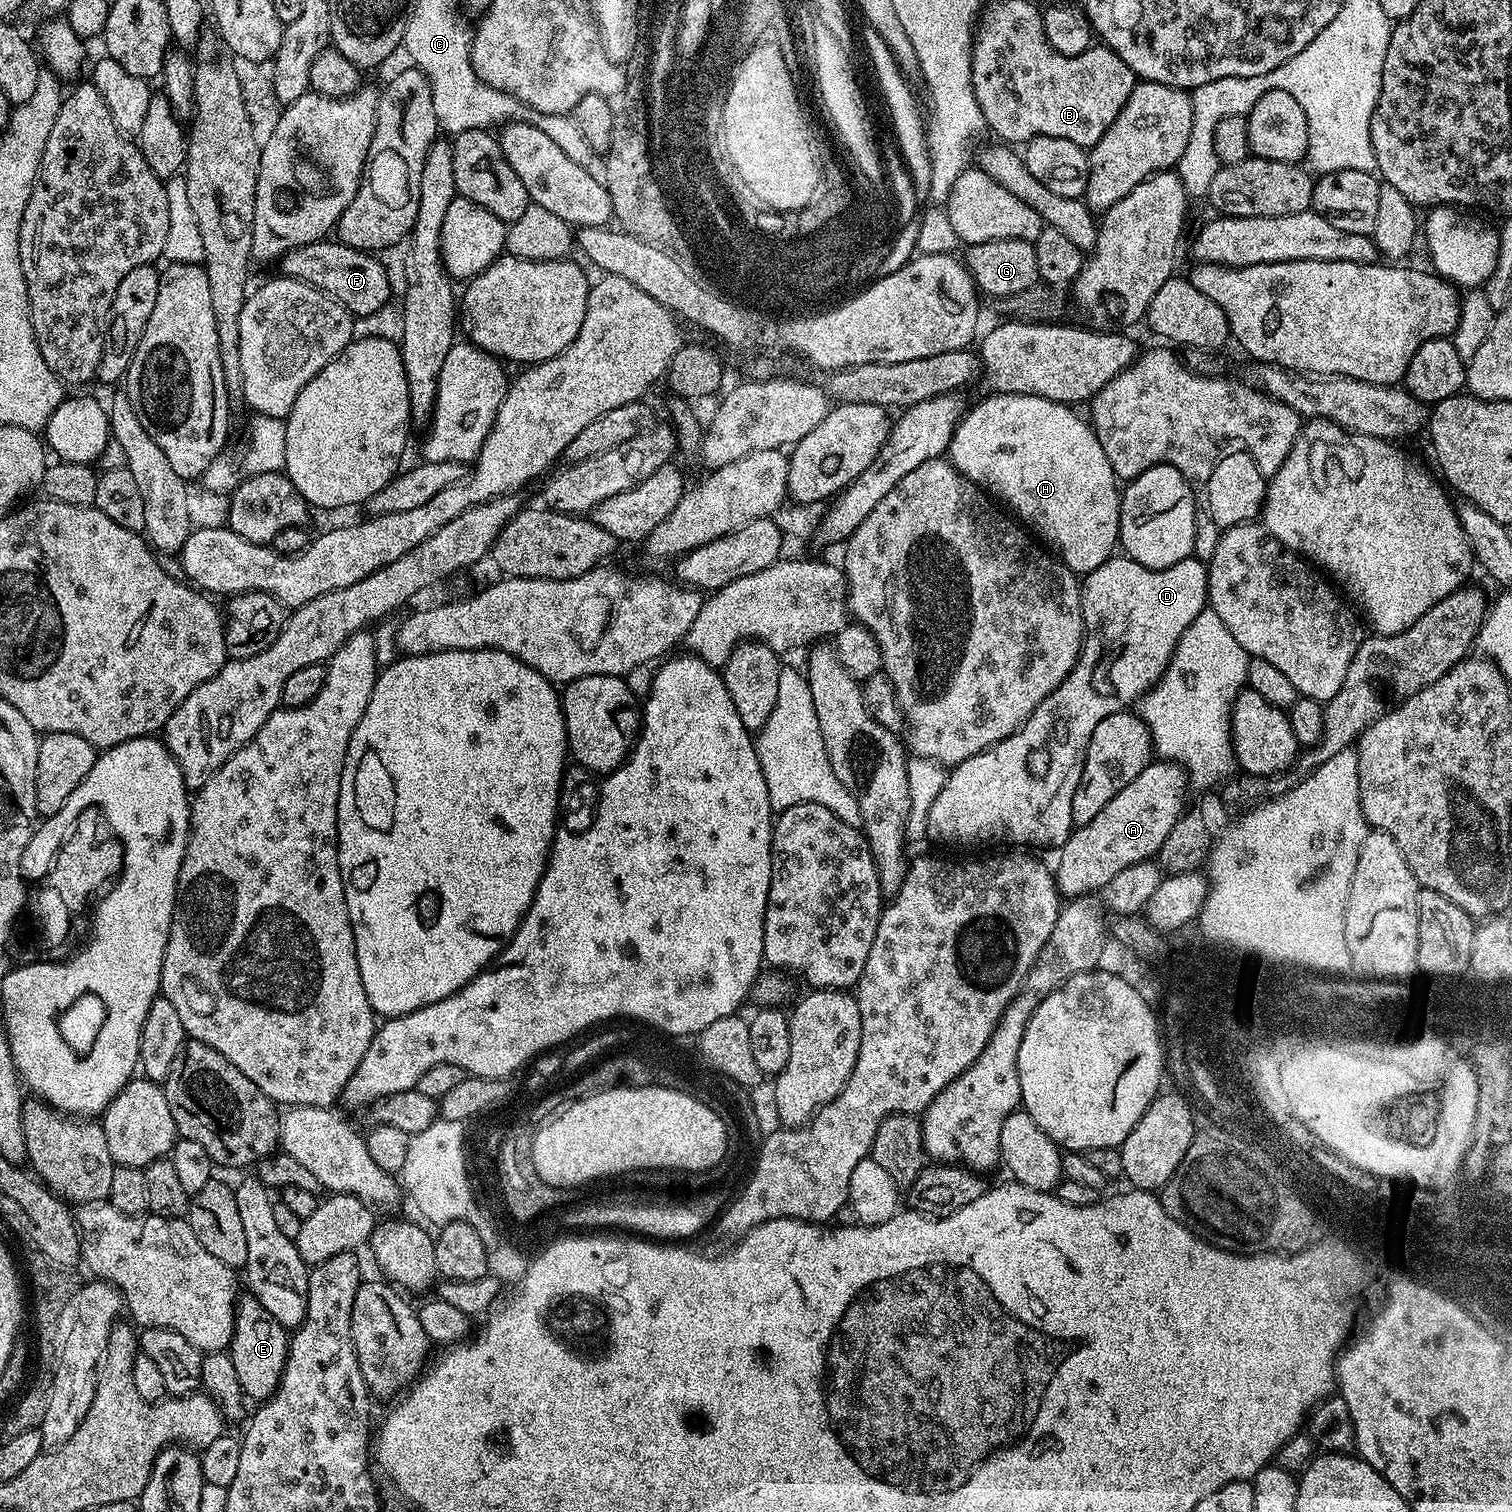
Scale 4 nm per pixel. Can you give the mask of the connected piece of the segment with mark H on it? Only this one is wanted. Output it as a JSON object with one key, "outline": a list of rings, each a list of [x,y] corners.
{"outline":[[[992,394],[987,398],[989,400],[984,400],[981,404],[974,405],[973,408],[971,405],[971,407],[965,411],[964,415],[960,417],[960,422],[954,430],[952,441],[946,453],[947,459],[951,460],[954,467],[956,467],[971,484],[983,490],[989,497],[995,498],[1005,509],[1013,508],[1013,510],[1017,512],[1015,515],[1019,517],[1053,553],[1055,553],[1058,559],[1060,559],[1071,572],[1077,574],[1093,572],[1098,566],[1102,566],[1102,562],[1106,562],[1117,551],[1120,538],[1121,489],[1118,487],[1118,478],[1110,466],[1110,458],[1106,458],[1106,450],[1102,450],[1102,442],[1098,442],[1096,432],[1092,429],[1091,423],[1089,423],[1085,417],[1083,420],[1083,418],[1076,413],[1079,411],[1073,410],[1069,405],[1059,404],[1053,400],[1047,400],[1046,398],[1038,398],[1037,396],[1013,396],[1011,394]]]}

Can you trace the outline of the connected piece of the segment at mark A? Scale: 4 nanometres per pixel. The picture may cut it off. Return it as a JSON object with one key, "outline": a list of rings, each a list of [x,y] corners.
{"outline":[[[1149,762],[1134,782],[1126,782],[1126,786],[1098,810],[1098,815],[1091,822],[1079,825],[1058,850],[1060,857],[1054,863],[1054,875],[1061,897],[1084,898],[1099,893],[1106,882],[1110,882],[1114,874],[1122,874],[1126,866],[1152,860],[1162,842],[1166,842],[1166,834],[1174,830],[1174,822],[1184,815],[1187,792],[1190,792],[1188,773],[1179,764]]]}

